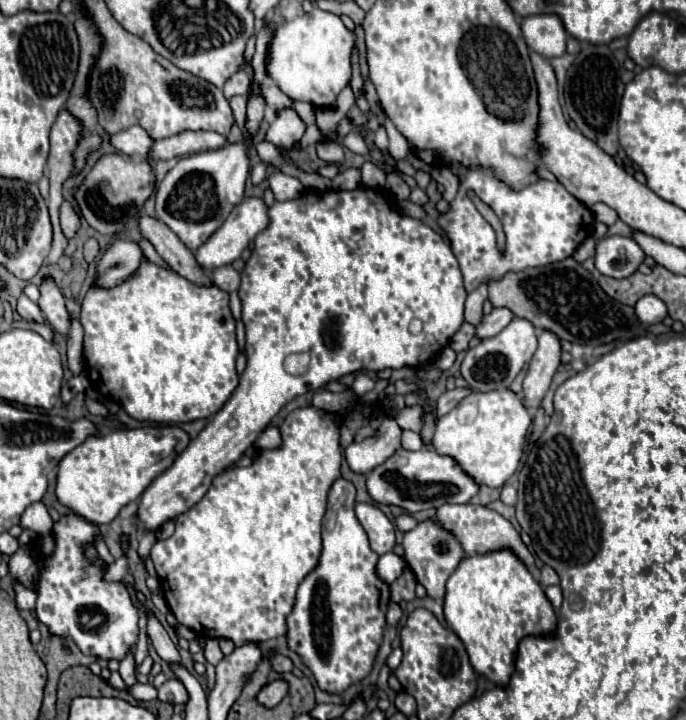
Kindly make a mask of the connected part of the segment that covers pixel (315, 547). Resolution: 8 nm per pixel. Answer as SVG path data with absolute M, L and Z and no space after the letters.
M313 405L291 411L285 417L285 421L283 421L283 425L279 429L281 431L281 447L261 451L255 457L255 461L251 463L251 467L235 467L235 469L231 469L227 473L217 475L213 479L211 487L209 487L209 491L203 495L203 499L197 505L193 505L189 511L185 511L183 515L179 515L175 519L175 523L177 523L175 533L171 537L167 537L167 539L155 541L155 545L151 547L151 559L155 563L157 577L161 579L163 595L165 595L165 599L169 603L169 609L171 609L171 613L175 615L175 619L179 623L191 627L199 637L231 639L235 645L241 645L243 641L259 641L259 643L263 643L263 641L287 635L287 615L293 611L297 587L317 567L319 555L321 555L321 549L323 549L321 521L323 521L325 507L327 507L327 491L329 491L331 483L339 477L339 469L341 469L341 461L343 461L341 447L339 447L339 427L341 427L339 415L335 415L331 411L323 411L323 409L317 409Z

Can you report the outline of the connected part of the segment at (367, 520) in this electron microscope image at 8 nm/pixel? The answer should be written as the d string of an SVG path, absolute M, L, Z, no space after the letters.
M355 503L355 515L369 537L371 549L377 555L383 555L393 549L393 545L395 545L393 523L387 519L387 515L377 505Z

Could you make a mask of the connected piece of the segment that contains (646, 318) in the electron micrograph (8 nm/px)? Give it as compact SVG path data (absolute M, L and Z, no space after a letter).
M643 295L643 299L639 299L635 305L635 315L639 315L639 321L643 325L653 325L653 323L659 323L665 319L667 307L659 297Z

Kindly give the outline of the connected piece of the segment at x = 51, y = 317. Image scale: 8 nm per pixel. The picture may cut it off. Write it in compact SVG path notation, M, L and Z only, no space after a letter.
M45 279L41 285L41 299L39 299L39 307L45 315L45 319L49 321L49 325L63 337L69 335L71 329L71 321L69 321L69 313L65 309L65 299L61 295L61 291L57 289L57 285L51 279Z

